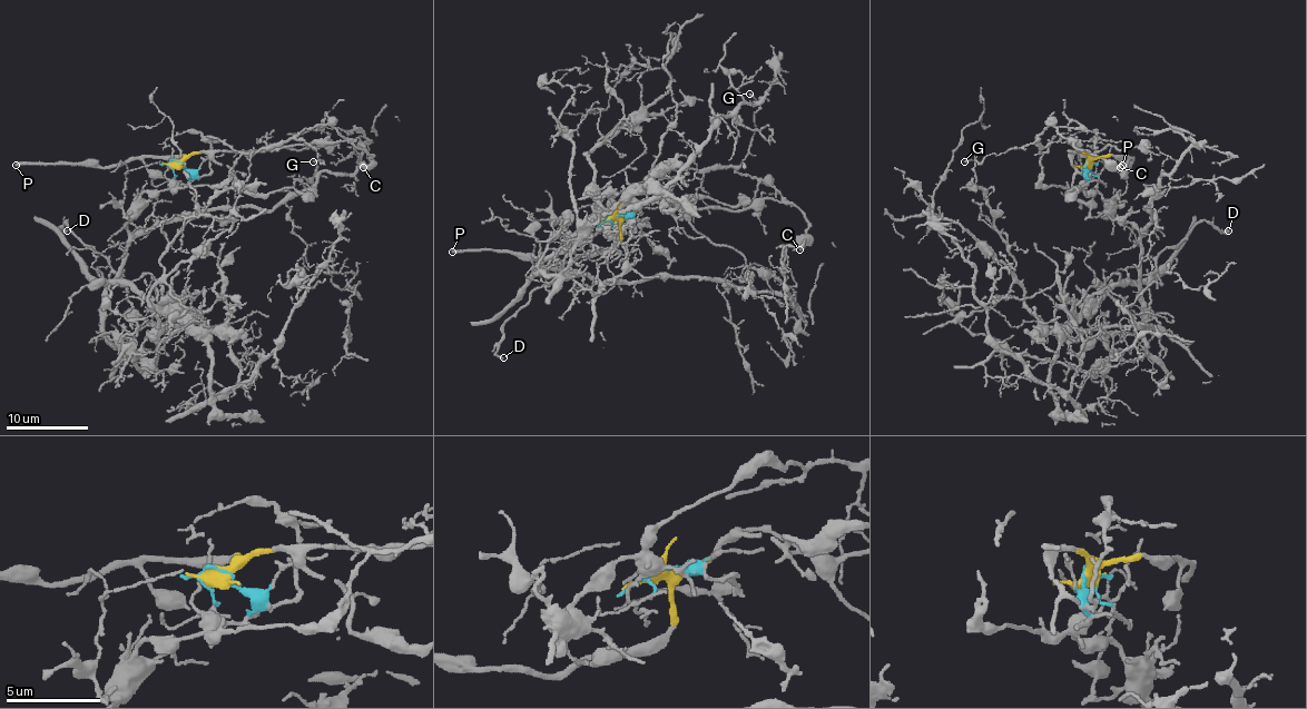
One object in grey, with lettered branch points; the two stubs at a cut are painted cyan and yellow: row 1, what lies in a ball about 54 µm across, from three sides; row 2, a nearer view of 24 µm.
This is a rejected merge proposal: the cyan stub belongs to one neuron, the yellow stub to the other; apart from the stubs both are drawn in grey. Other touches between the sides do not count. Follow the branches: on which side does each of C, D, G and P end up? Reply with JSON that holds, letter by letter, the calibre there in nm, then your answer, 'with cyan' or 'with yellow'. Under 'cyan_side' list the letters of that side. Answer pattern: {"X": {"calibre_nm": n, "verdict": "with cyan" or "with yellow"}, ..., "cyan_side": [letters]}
{"C": {"calibre_nm": 500, "verdict": "with yellow"}, "D": {"calibre_nm": 150, "verdict": "with cyan"}, "G": {"calibre_nm": 140, "verdict": "with cyan"}, "P": {"calibre_nm": 280, "verdict": "with yellow"}, "cyan_side": ["D", "G"]}

